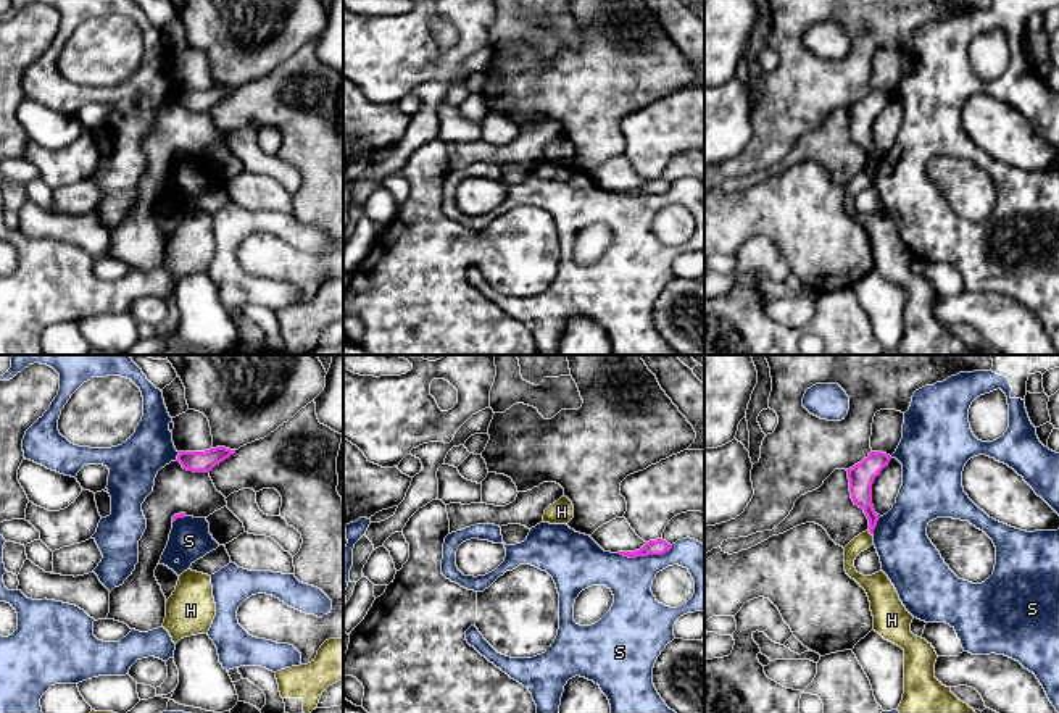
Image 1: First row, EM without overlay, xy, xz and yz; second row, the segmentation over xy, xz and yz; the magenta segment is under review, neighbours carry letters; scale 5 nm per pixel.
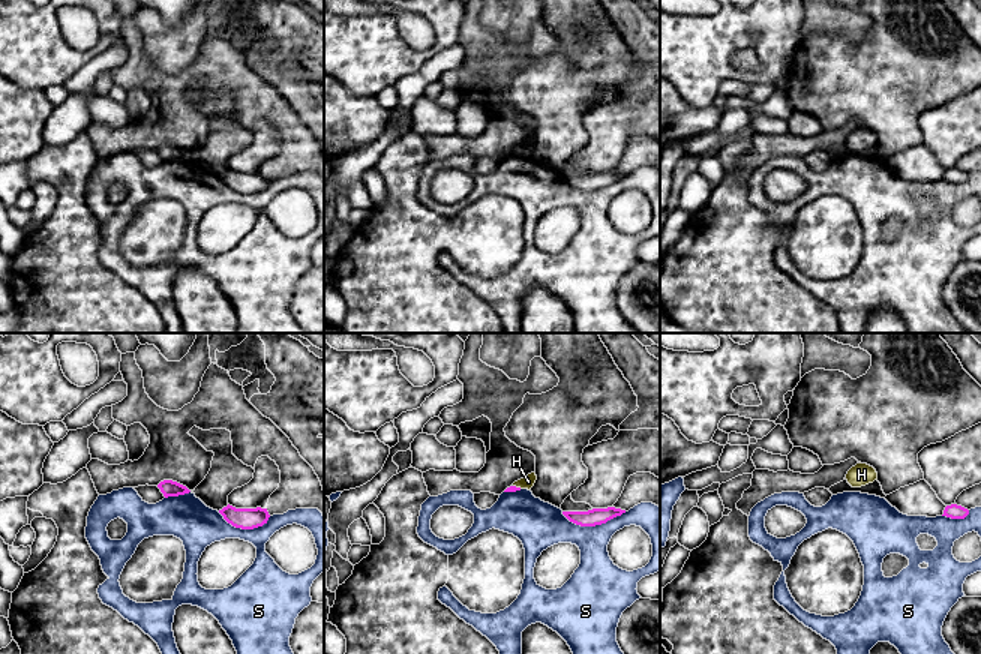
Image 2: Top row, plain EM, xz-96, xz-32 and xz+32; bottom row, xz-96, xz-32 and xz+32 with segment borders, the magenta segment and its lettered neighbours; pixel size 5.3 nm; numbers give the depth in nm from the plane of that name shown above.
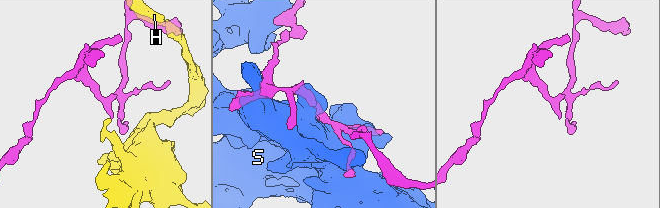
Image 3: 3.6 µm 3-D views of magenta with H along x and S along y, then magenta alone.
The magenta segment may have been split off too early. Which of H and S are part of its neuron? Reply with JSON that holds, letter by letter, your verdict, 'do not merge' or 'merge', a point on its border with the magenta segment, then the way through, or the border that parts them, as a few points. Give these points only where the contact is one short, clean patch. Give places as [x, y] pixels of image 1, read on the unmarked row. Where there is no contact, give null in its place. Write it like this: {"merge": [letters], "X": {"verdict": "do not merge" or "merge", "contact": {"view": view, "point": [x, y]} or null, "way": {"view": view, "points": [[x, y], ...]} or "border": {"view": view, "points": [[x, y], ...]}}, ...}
{"merge": [], "H": {"verdict": "do not merge", "contact": null}, "S": {"verdict": "do not merge", "contact": {"view": "xz", "point": [645, 194]}}}

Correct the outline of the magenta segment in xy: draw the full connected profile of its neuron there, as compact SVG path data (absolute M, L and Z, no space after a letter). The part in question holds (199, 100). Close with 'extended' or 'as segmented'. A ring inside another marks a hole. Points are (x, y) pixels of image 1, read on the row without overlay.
M216 85L206 90L179 90L176 100L179 100L187 110L210 111L216 103L219 103L234 92L235 89L226 85Z | as segmented

